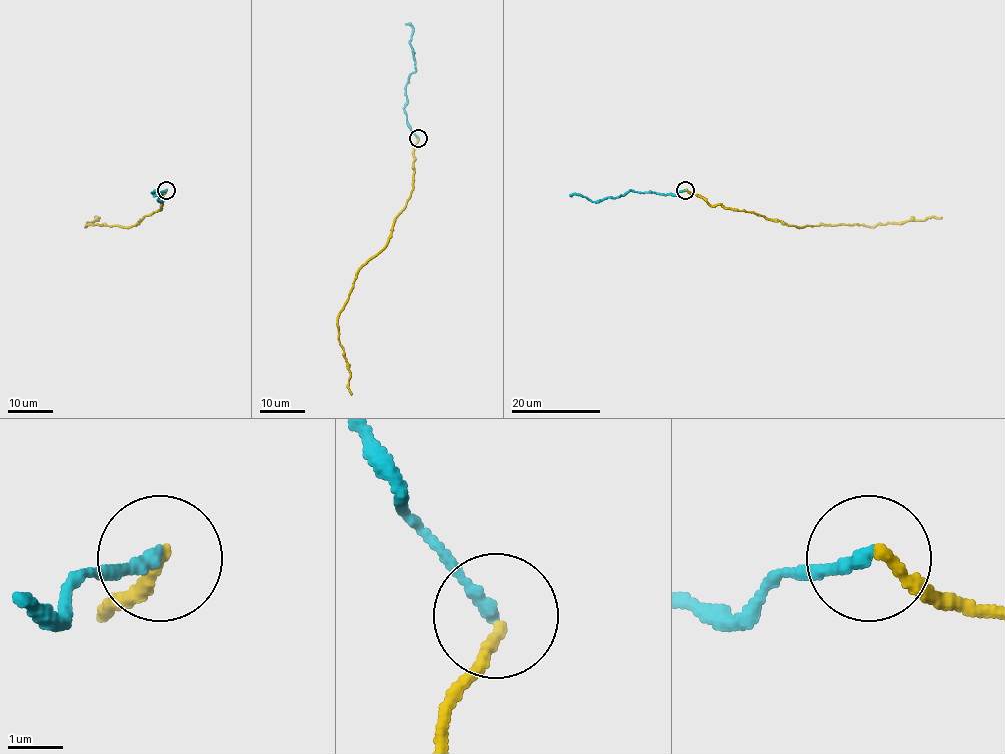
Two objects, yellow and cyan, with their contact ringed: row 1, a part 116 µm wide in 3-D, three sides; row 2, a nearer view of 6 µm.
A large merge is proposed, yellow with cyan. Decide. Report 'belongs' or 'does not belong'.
does not belong

